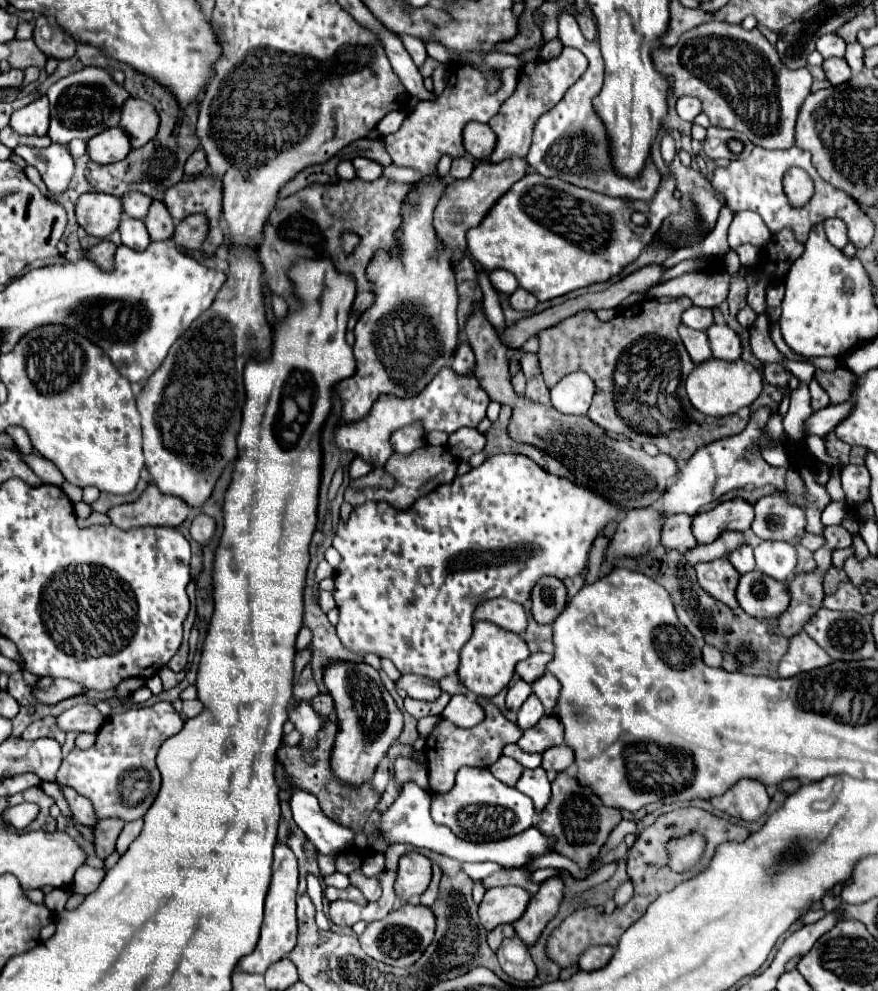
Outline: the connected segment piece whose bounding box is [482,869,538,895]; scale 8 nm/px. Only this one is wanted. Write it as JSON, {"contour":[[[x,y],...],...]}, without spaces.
{"contour":[[[510,869],[510,871],[500,871],[494,875],[488,875],[482,879],[484,889],[492,889],[498,885],[518,885],[522,889],[526,889],[530,895],[534,895],[538,891],[538,885],[534,885],[532,881],[532,871],[528,869]]]}

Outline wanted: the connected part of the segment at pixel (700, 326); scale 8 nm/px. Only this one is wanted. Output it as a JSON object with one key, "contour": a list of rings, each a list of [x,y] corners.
{"contour":[[[690,307],[690,309],[684,311],[684,315],[682,315],[682,323],[688,325],[690,329],[706,331],[706,329],[714,323],[712,311],[710,311],[710,309],[702,309],[702,307]]]}

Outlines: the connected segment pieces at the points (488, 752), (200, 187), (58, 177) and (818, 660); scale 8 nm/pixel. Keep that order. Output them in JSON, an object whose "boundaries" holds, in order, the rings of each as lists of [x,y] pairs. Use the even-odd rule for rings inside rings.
{"boundaries":[[[[478,697],[476,701],[484,709],[484,715],[486,715],[480,725],[470,727],[470,729],[462,729],[462,727],[450,723],[446,719],[440,719],[440,723],[426,737],[428,747],[424,747],[424,753],[426,753],[426,759],[428,759],[432,793],[450,791],[454,787],[454,777],[456,777],[458,769],[464,767],[464,765],[490,767],[502,755],[504,745],[516,743],[520,739],[520,735],[522,735],[522,729],[516,723],[512,723],[508,717],[504,717],[502,711],[494,703],[490,703],[484,697]]],[[[198,175],[196,179],[180,181],[166,191],[164,203],[176,223],[192,213],[206,215],[210,227],[207,237],[210,246],[202,252],[205,257],[212,259],[225,241],[220,229],[222,179],[216,175]]],[[[52,143],[46,149],[28,151],[26,145],[20,145],[14,149],[14,153],[20,155],[28,165],[38,169],[42,181],[46,183],[54,199],[68,189],[70,179],[74,175],[74,159],[68,153],[68,147],[60,147]]],[[[802,631],[790,639],[790,647],[778,667],[778,677],[788,679],[788,677],[798,675],[800,671],[806,673],[812,669],[826,667],[828,663],[830,663],[830,659],[828,659],[826,651],[822,651],[822,647],[818,643],[814,643],[814,639]]]]}

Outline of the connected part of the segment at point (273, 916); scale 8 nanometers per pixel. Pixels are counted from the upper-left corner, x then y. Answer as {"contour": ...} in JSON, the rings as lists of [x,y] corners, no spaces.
{"contour":[[[276,845],[272,863],[272,881],[264,905],[264,921],[256,949],[238,961],[238,969],[246,973],[264,973],[272,963],[286,957],[296,945],[296,887],[298,887],[298,861],[288,845]]]}

